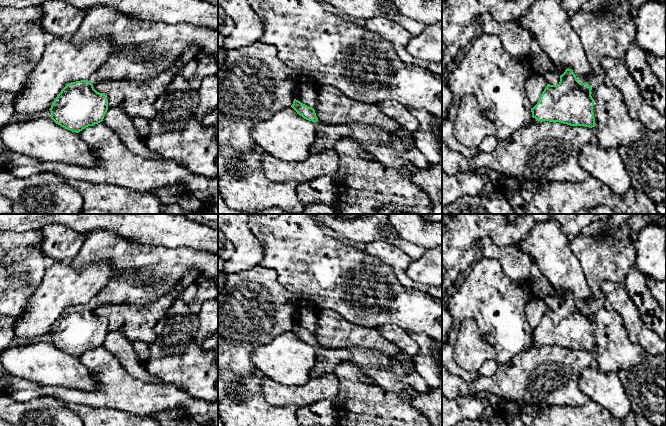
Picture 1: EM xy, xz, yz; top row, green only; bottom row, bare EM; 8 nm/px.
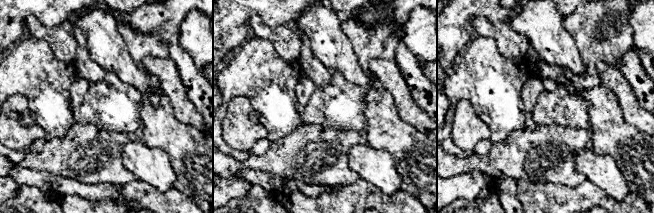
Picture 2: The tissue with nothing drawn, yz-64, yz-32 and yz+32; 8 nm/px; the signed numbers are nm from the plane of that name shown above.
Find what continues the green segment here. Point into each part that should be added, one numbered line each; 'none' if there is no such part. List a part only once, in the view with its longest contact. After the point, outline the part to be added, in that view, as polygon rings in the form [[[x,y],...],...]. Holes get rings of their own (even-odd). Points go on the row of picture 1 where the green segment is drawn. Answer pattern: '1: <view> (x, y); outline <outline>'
1: yz (606, 29); outline [[[591,0],[581,9],[570,14],[569,22],[572,29],[581,39],[581,43],[593,71],[592,78],[576,76],[580,83],[588,83],[592,88],[607,81],[600,61],[604,57],[624,60],[630,44],[636,43],[636,25],[629,12],[628,0]]]

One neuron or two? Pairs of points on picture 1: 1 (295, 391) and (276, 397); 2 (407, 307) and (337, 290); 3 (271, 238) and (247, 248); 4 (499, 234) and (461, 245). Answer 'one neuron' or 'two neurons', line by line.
1: one neuron
2: one neuron
3: two neurons
4: one neuron

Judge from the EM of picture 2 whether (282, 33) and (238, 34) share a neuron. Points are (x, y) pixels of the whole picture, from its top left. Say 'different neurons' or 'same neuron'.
different neurons

